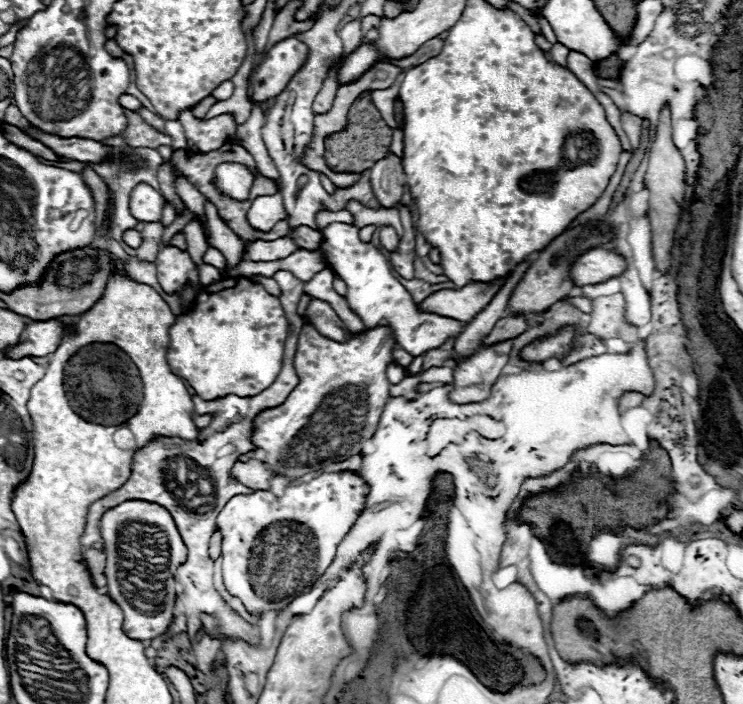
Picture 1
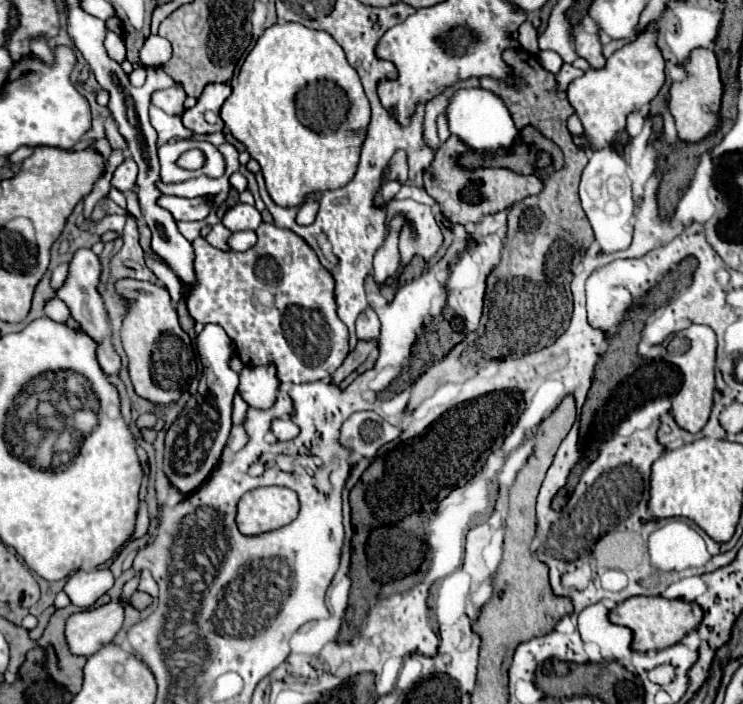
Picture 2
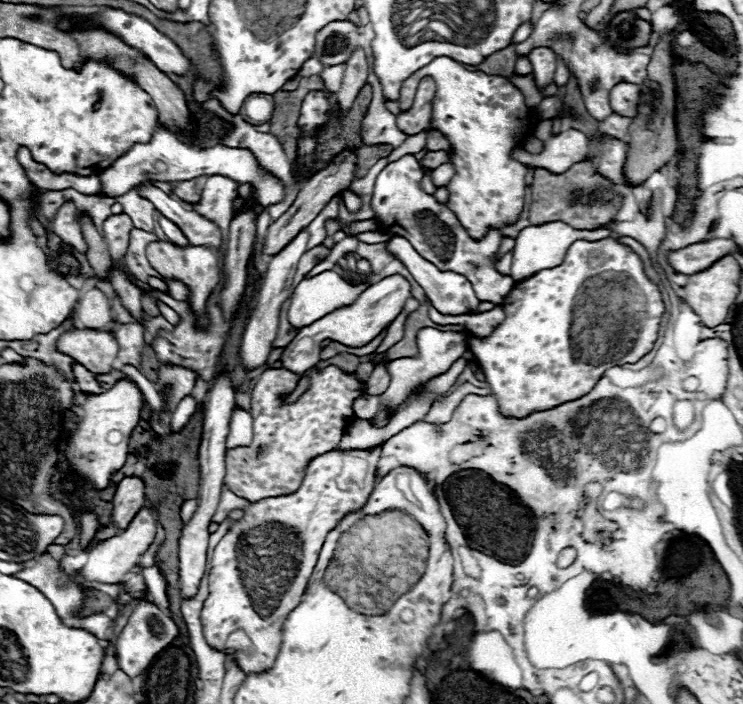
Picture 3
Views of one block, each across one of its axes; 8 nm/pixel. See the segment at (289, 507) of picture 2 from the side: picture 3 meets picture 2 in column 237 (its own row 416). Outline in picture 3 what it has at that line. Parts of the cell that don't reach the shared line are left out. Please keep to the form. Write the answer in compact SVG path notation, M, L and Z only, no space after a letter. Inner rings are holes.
M612 236L594 242L576 240L568 248L560 266L540 270L534 276L516 282L510 294L504 298L502 306L506 312L504 322L484 340L470 334L468 348L482 366L486 382L498 398L502 414L516 418L522 418L534 410L548 410L576 400L588 394L608 368L638 362L654 348L664 314L662 294L658 286L646 276L640 256Z

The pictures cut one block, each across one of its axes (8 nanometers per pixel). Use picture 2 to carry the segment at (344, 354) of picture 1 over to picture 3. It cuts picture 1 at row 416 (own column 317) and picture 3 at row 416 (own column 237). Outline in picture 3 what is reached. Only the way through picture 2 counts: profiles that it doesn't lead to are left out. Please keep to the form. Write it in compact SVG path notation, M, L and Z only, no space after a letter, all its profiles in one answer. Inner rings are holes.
M328 366L324 372L316 372L312 368L306 374L310 376L312 386L288 406L282 406L278 394L290 394L296 388L300 376L284 368L268 368L258 376L258 382L250 392L254 440L250 446L238 446L226 452L224 482L234 494L256 502L262 498L296 492L304 480L304 468L308 466L308 460L332 450L340 442L346 430L346 420L354 418L352 400L364 392L364 386L354 374L344 374L336 366Z

